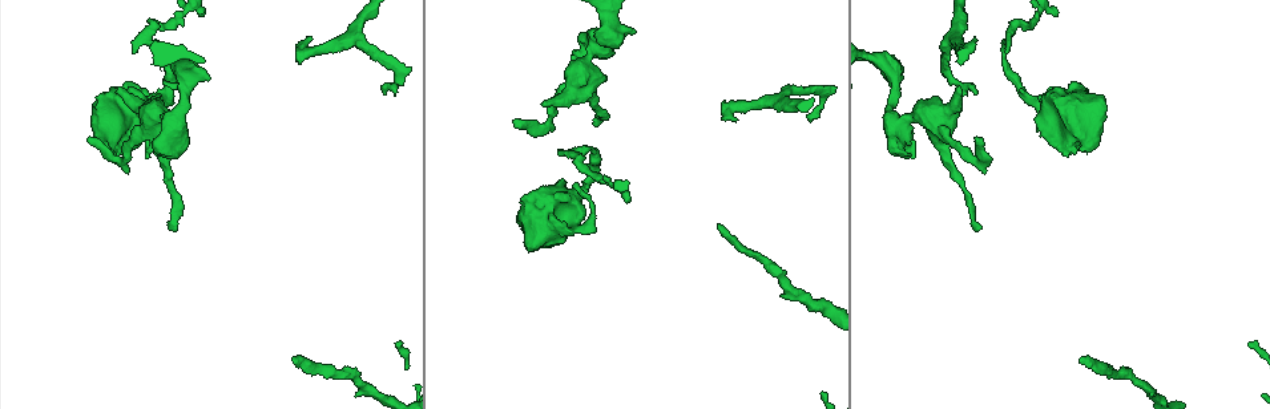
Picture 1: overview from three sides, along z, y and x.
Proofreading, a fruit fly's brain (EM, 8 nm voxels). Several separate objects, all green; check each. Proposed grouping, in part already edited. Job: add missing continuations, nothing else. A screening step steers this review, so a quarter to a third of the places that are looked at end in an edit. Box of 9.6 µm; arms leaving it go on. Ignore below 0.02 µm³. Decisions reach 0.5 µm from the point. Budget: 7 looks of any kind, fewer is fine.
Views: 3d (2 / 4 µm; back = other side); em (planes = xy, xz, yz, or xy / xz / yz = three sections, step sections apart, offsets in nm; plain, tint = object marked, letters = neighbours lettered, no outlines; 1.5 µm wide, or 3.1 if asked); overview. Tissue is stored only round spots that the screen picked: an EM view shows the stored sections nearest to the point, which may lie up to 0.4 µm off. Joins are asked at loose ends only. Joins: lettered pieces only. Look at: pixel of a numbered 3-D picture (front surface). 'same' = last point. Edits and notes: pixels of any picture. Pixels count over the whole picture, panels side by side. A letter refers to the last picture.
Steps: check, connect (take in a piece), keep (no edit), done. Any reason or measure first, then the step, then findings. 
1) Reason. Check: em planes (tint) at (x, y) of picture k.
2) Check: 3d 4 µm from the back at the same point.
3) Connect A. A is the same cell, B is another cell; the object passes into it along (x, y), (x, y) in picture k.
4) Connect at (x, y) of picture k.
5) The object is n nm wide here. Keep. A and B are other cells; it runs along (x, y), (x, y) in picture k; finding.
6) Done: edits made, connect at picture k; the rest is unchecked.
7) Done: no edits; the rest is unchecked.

Branch stops here. Check: em xz step 4 (letters) at (1005, 51) of picture 1.

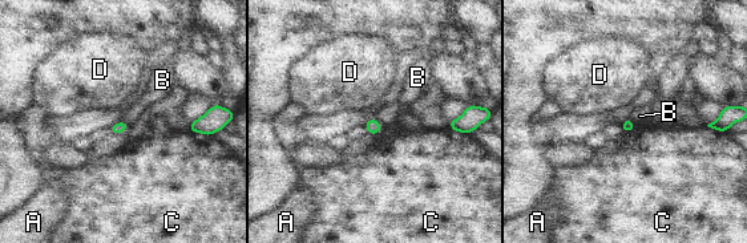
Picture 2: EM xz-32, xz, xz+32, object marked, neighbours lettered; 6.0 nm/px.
Check: em planes (letters) at the same point.

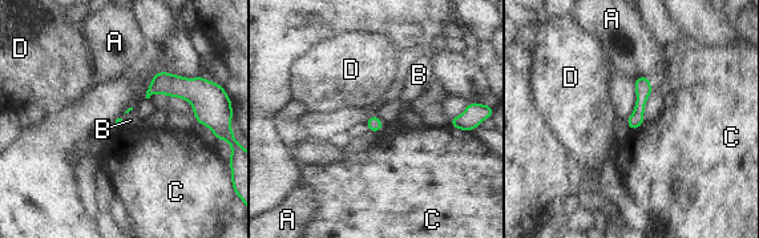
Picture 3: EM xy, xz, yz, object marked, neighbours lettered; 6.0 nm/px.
Keep. A, B, C and D are other cells; no lettered piece goes on from it.

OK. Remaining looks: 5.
An open end. Check: em xy step 8 (tint) at (309, 38) of picture 1.

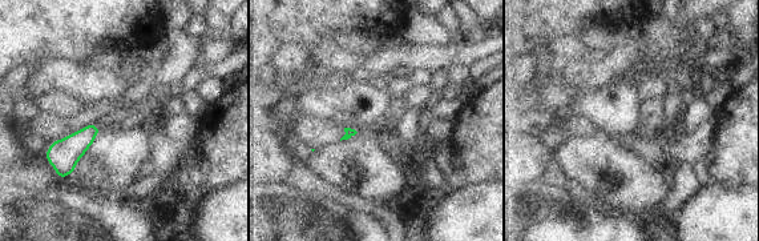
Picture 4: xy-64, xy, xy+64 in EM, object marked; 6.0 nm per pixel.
Check: em planes (letters) at the same point.

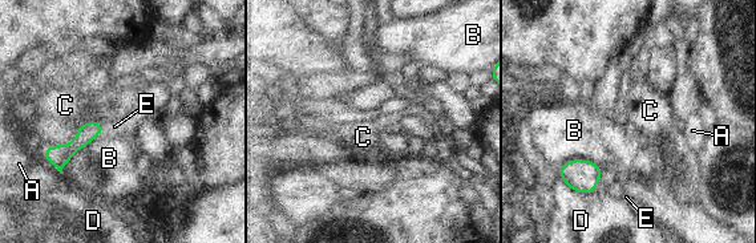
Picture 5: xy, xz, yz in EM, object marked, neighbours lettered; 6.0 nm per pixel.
The object is 110 nm wide here. Keep. A, B, C, D and E are other cells; it runs along (98, 128), (64, 153), (48, 154) in picture 5; no lettered piece goes on from it.

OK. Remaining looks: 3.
Thin end. Check: em planes (tint) at (1081, 356) of picture 1.

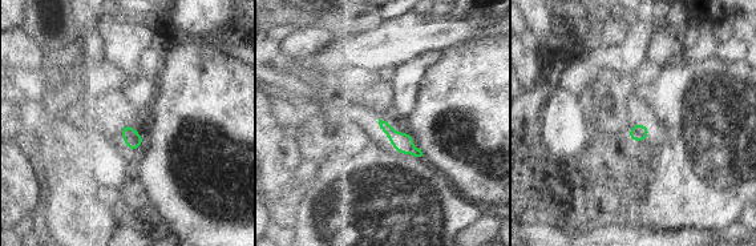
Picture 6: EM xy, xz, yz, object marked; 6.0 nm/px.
Check: em planes (letters) at the same point.

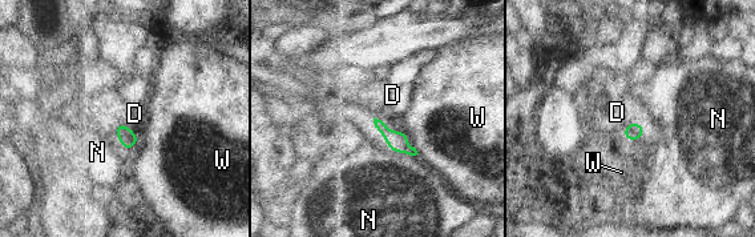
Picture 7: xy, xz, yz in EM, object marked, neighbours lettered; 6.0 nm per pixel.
The longest contact is with N, 360 nm. Keep. D, N and W are other cells; no lettered piece goes on from it.

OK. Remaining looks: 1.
Done: no edits; the rest is unchecked.

